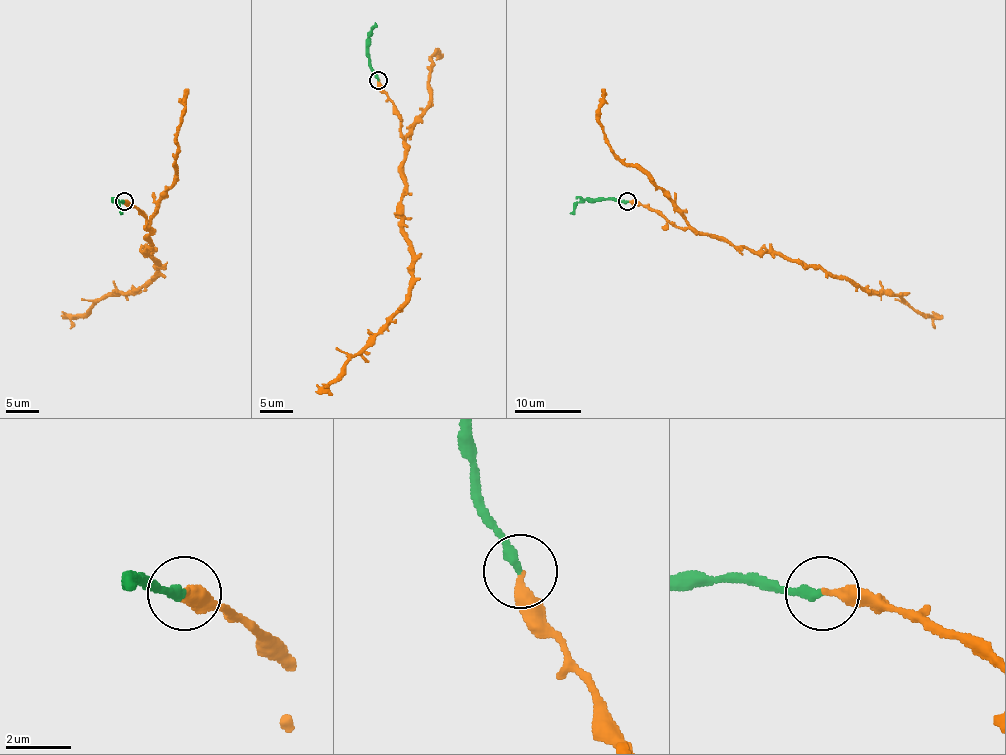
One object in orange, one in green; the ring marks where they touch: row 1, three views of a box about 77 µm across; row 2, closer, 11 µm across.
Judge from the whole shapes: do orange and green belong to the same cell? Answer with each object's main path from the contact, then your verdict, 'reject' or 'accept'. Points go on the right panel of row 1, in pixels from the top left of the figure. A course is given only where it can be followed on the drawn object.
course orange (627, 202), (659, 210), (677, 227), (755, 251), (780, 251), (862, 288), (899, 294), (923, 314), (932, 311); course green (627, 202), (613, 199), (581, 200), (570, 213); accept

